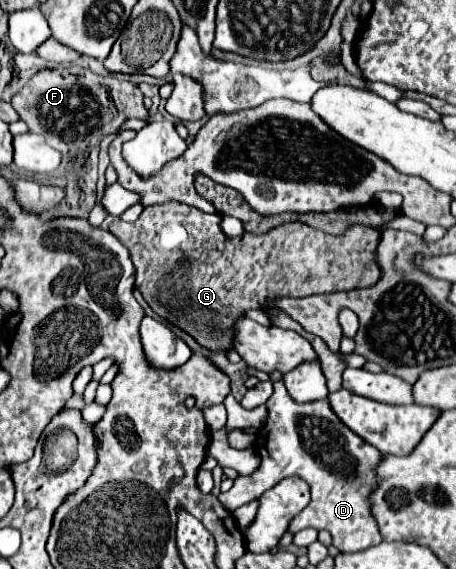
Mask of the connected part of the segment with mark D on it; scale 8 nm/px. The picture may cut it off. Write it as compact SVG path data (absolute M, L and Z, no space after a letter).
M283 381L273 383L273 395L267 401L267 411L269 411L269 417L267 417L265 427L257 433L257 447L255 447L261 455L261 465L251 475L237 477L235 485L227 493L219 495L219 501L223 503L223 507L233 511L233 509L249 503L251 499L259 499L259 495L263 495L263 491L271 489L281 479L301 477L311 487L311 501L291 521L291 525L289 525L291 533L297 533L305 527L315 527L317 531L327 529L333 535L335 547L343 553L353 553L353 551L361 551L361 549L379 545L383 541L383 537L381 537L381 533L377 529L377 521L371 513L371 493L377 487L377 465L381 463L383 453L379 449L373 449L373 445L369 445L361 437L357 437L349 427L345 427L345 423L333 413L327 399L305 403L305 405L295 403L289 397Z

